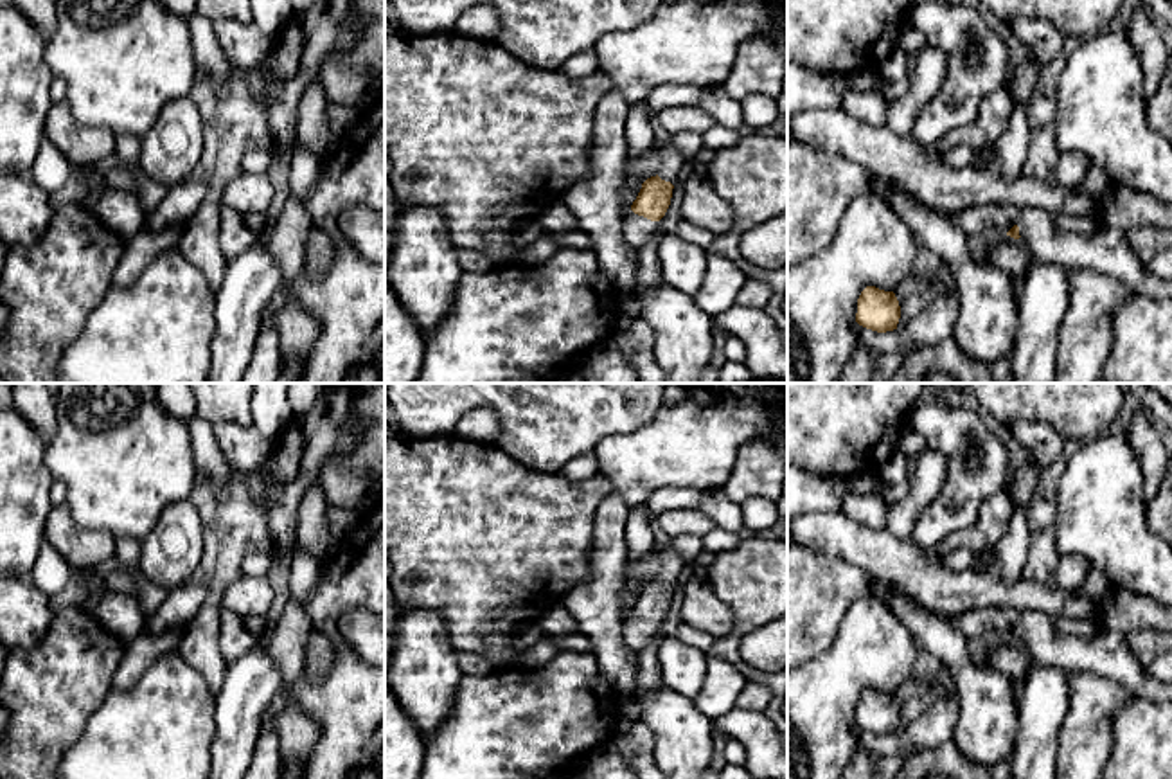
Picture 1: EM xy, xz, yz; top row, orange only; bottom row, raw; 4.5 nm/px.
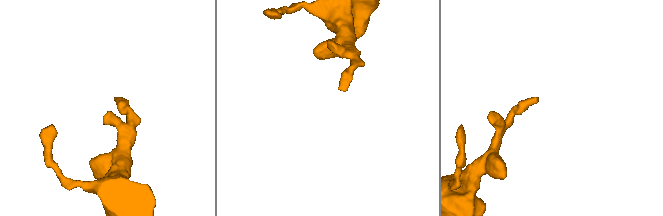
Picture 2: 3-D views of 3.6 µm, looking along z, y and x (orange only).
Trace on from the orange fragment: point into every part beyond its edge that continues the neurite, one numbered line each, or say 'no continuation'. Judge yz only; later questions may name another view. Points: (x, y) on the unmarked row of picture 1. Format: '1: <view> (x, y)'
1: yz (1106, 653)

